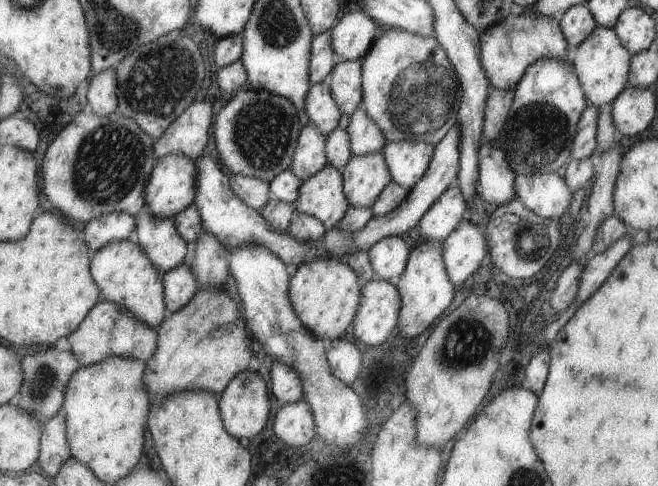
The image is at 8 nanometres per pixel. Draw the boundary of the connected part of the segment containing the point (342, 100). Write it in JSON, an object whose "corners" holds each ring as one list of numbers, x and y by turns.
{"corners":[[363,59,339,60,328,78,332,96,342,113,350,115,362,107]]}

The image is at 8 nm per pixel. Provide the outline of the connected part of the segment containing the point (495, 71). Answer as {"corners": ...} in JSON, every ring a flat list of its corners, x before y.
{"corners":[[517,9,503,21,489,26,479,38,480,62,491,87,506,90,515,88,524,71,541,58,567,59,569,42,554,17,538,15,531,9]]}

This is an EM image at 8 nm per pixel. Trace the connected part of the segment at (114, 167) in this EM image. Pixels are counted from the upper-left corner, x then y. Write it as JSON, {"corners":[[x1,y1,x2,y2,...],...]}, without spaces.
{"corners":[[112,68,89,77,87,102,90,112,82,110,73,116,73,121,48,146,43,160,42,176,47,199,53,204,52,208,62,216,76,220,76,226,83,227,89,220,111,212,127,212,136,218,146,202,146,185,158,159,154,148,155,140,134,119,118,111,117,86,116,72]]}

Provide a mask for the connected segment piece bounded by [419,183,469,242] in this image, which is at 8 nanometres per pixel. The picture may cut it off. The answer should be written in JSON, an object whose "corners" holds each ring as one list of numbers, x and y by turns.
{"corners":[[458,184,450,185,428,212,420,219,424,239,442,242,460,223,467,219,469,206]]}

